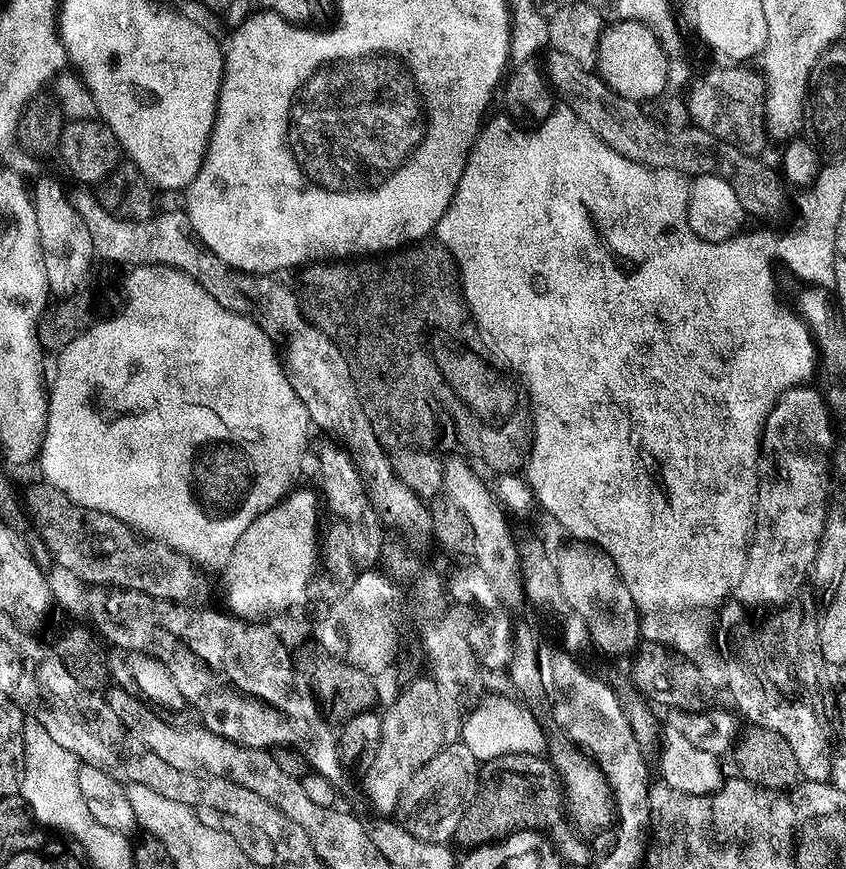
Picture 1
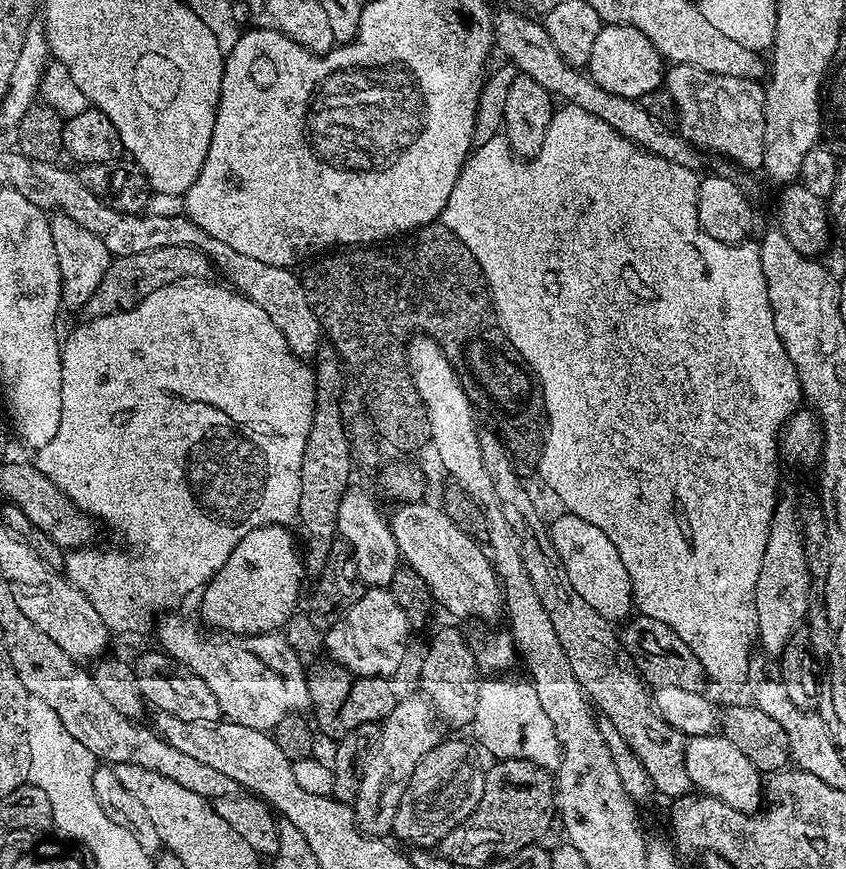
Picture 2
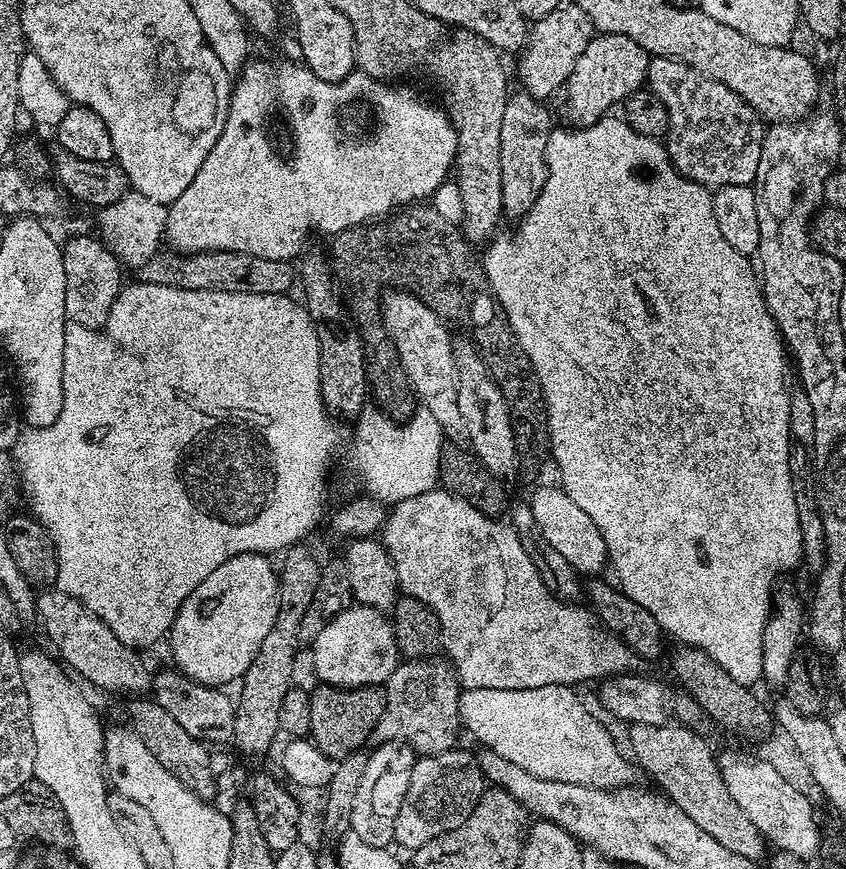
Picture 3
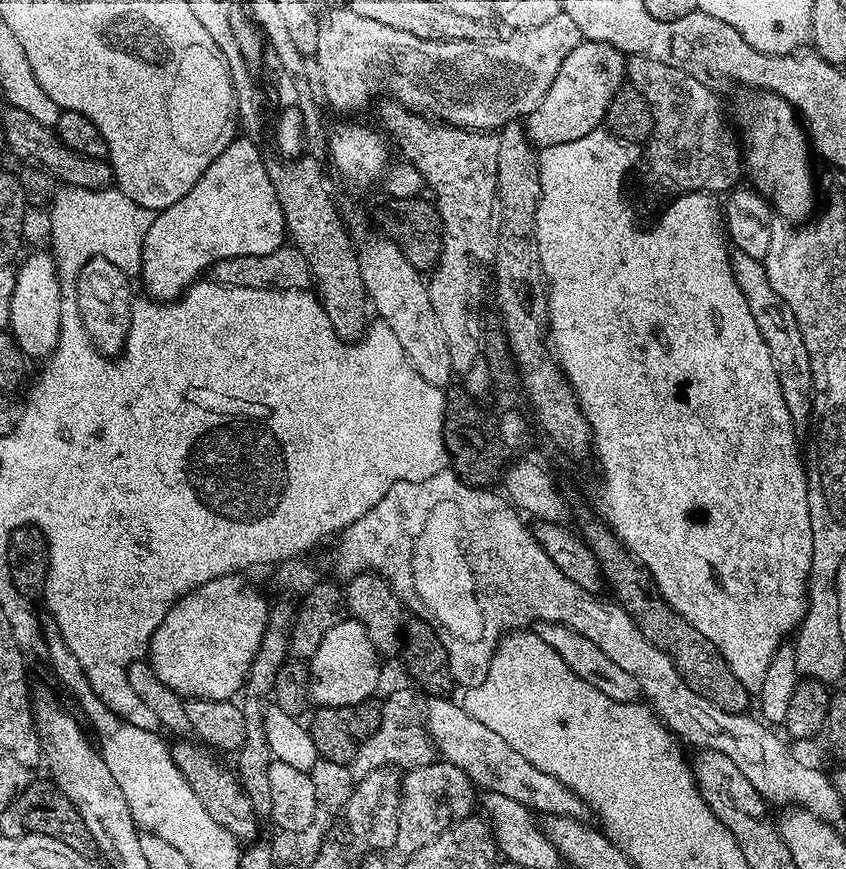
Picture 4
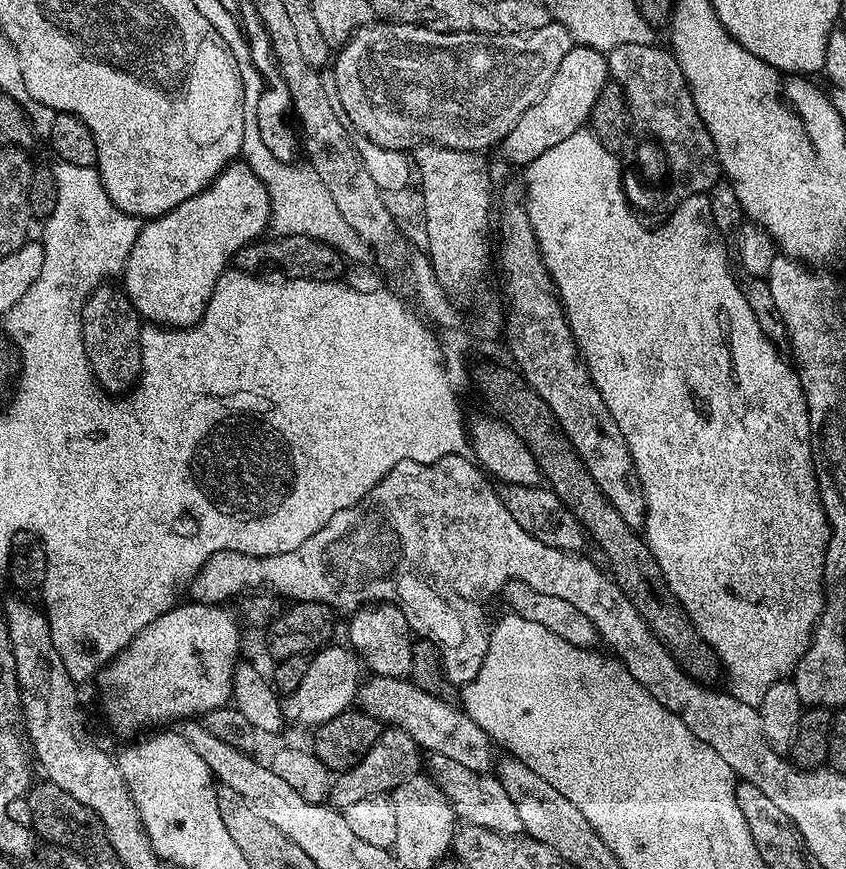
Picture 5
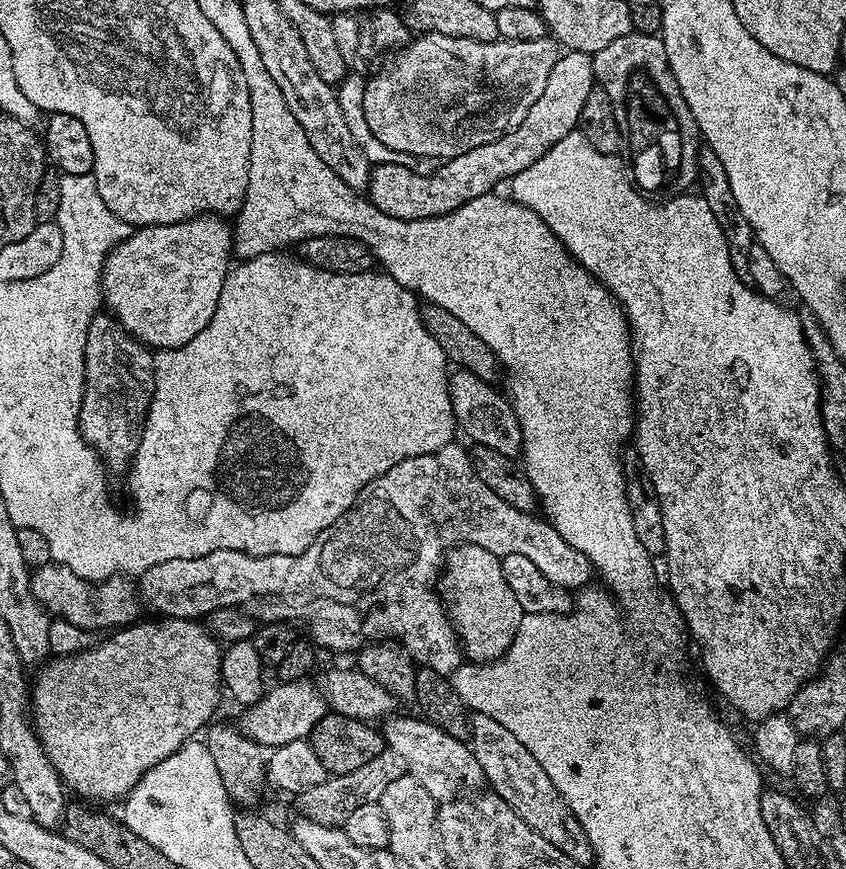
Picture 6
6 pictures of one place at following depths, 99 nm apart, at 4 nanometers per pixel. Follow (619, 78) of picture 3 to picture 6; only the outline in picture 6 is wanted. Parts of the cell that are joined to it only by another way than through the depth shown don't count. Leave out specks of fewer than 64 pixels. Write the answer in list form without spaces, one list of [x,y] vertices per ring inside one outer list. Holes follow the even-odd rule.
[[[565,51],[558,62],[554,62],[550,79],[538,102],[530,106],[530,114],[526,114],[523,126],[514,132],[507,132],[494,142],[486,142],[486,146],[478,146],[478,150],[462,154],[456,164],[446,165],[444,172],[432,176],[432,180],[416,180],[416,176],[412,176],[412,172],[404,172],[404,168],[382,166],[380,172],[368,177],[375,204],[380,204],[384,212],[396,212],[396,216],[420,216],[425,220],[432,216],[432,212],[456,208],[460,200],[468,200],[468,196],[476,196],[476,192],[484,192],[484,188],[492,184],[511,181],[512,177],[522,174],[526,166],[538,162],[538,158],[542,158],[554,142],[562,142],[562,138],[577,131],[582,105],[594,87],[597,87],[597,82],[591,55]]]

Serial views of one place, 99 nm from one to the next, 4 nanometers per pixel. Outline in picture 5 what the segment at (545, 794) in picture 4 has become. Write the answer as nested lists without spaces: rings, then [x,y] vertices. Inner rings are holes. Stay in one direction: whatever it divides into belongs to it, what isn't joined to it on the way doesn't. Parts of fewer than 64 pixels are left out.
[[[369,675],[360,686],[358,708],[380,721],[381,725],[401,728],[425,753],[454,758],[454,762],[462,762],[462,766],[475,772],[493,771],[494,741],[486,734],[486,730],[482,730],[474,718],[466,715],[463,707],[447,704],[445,700],[426,694],[426,690],[413,684],[411,679]]]

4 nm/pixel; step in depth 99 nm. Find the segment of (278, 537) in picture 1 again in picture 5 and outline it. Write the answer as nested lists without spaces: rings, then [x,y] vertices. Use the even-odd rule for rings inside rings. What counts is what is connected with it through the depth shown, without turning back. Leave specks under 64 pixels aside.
[[[177,603],[166,614],[154,618],[154,622],[138,633],[126,650],[119,652],[100,669],[98,683],[104,691],[104,712],[118,731],[136,732],[139,728],[155,729],[157,726],[171,725],[168,724],[171,720],[180,722],[185,718],[202,718],[210,710],[225,707],[232,700],[232,679],[241,659],[241,625],[232,612],[233,617],[227,612],[227,607],[187,603]]]

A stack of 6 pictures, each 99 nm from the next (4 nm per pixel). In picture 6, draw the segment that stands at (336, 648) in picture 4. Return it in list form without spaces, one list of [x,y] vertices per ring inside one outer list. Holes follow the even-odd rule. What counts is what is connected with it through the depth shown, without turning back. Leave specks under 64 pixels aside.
[[[289,679],[287,682],[277,683],[277,688],[269,687],[259,702],[243,709],[244,717],[238,720],[239,727],[251,740],[256,740],[265,749],[271,750],[282,746],[286,742],[295,740],[308,740],[312,735],[314,726],[326,714],[326,701],[321,689],[311,684],[311,679]]]

